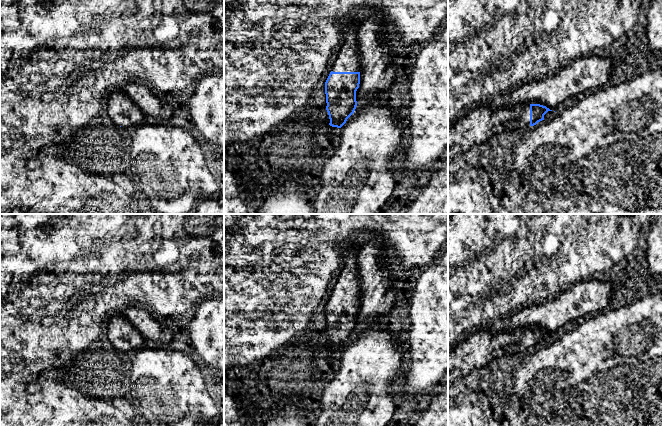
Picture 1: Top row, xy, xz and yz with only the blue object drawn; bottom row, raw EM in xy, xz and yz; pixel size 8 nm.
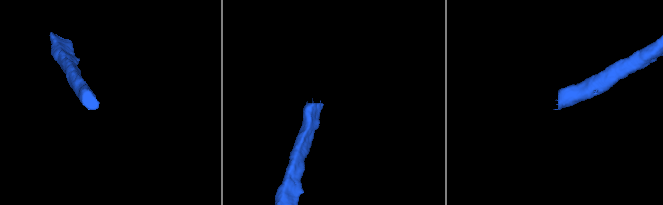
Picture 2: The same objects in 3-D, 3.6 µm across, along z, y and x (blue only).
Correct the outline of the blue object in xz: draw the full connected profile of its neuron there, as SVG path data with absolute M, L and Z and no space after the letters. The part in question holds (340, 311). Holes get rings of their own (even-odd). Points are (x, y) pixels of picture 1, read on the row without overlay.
M361 245L353 246L352 250L345 256L344 267L325 306L326 334L330 343L329 349L332 351L341 352L357 330L356 315L359 312L361 296L357 255L361 247Z

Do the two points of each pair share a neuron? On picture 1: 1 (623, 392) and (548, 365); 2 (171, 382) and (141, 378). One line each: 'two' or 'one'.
1: two
2: one

